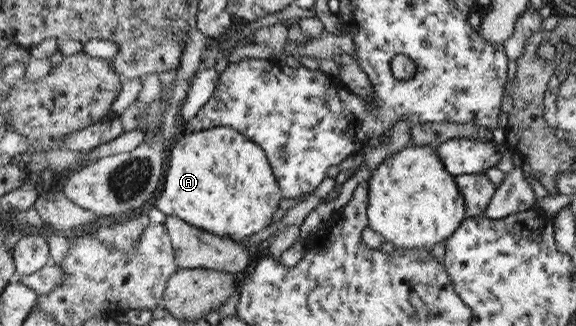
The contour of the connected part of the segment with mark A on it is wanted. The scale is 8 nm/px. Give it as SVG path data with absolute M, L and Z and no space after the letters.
M218 126L200 132L185 132L173 141L171 152L167 182L155 201L156 208L168 216L180 216L208 233L238 242L270 225L272 215L280 205L281 191L278 191L278 179L270 161L255 141L231 127Z

